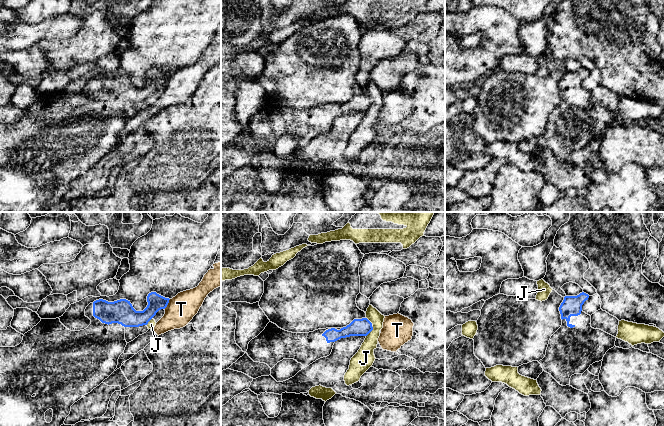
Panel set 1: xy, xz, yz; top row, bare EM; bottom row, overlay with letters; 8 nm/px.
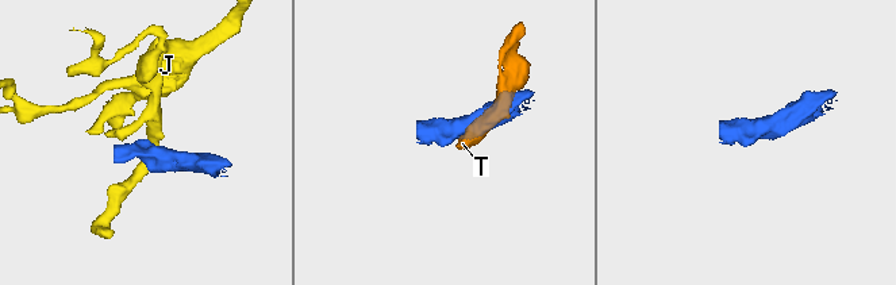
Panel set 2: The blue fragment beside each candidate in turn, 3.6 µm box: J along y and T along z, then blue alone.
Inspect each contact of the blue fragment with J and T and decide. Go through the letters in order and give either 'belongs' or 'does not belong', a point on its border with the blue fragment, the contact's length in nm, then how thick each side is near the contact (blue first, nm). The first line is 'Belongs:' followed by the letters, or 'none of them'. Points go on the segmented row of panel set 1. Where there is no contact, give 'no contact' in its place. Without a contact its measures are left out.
Belongs: none of them
J: does not belong | xz (370, 331) | 100 nm | 140/160 nm
T: does not belong | xy (167, 304) | 100 nm | 140/240 nm

